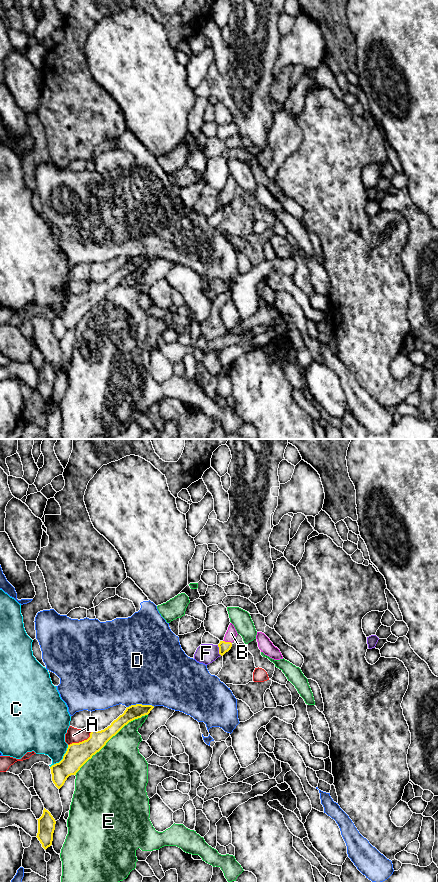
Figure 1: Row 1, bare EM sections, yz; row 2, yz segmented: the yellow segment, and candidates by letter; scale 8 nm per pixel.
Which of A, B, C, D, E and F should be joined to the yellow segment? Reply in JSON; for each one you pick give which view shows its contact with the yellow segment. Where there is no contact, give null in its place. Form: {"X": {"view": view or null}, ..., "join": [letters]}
{"B": {"view": "yz"}, "join": ["B"]}

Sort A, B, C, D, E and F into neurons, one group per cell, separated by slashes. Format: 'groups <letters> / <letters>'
groups A / B / C / D / E / F

